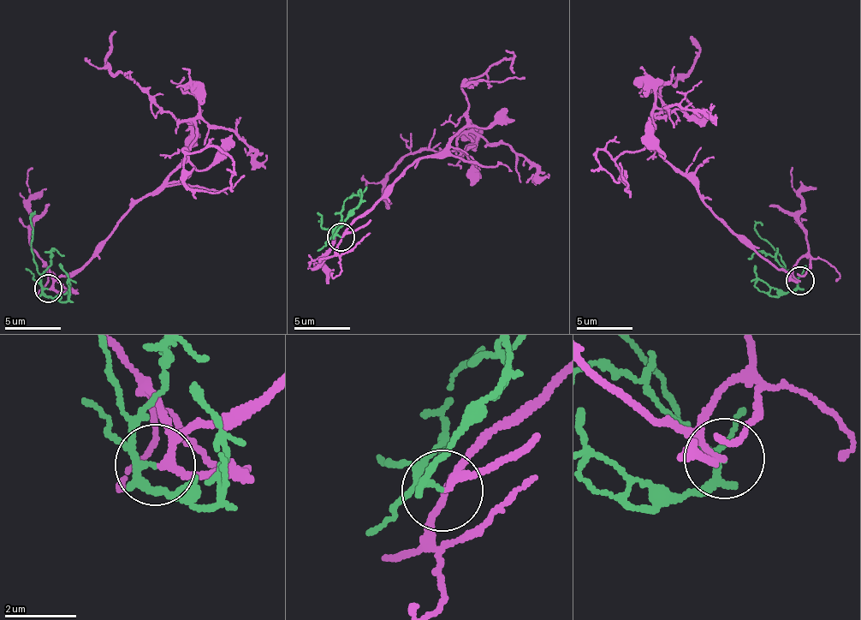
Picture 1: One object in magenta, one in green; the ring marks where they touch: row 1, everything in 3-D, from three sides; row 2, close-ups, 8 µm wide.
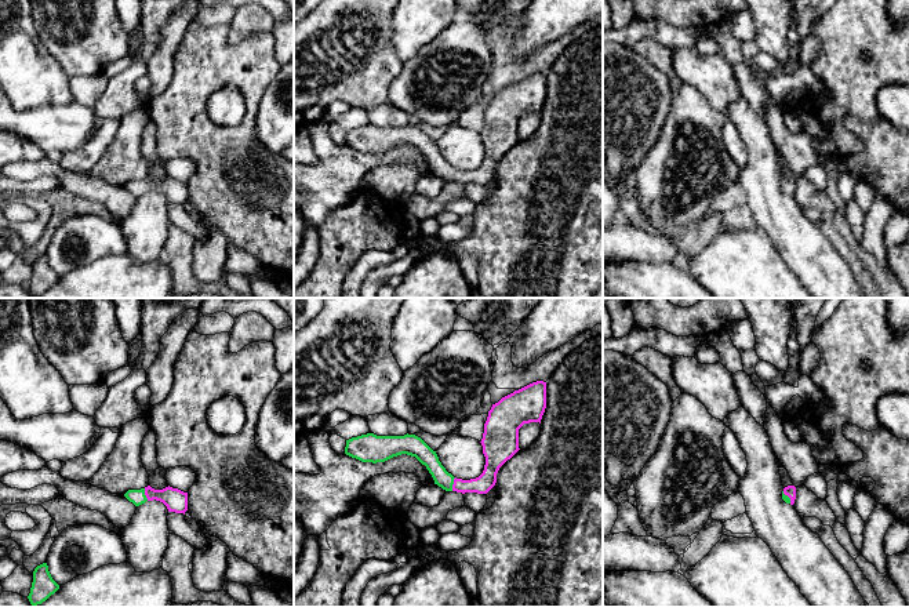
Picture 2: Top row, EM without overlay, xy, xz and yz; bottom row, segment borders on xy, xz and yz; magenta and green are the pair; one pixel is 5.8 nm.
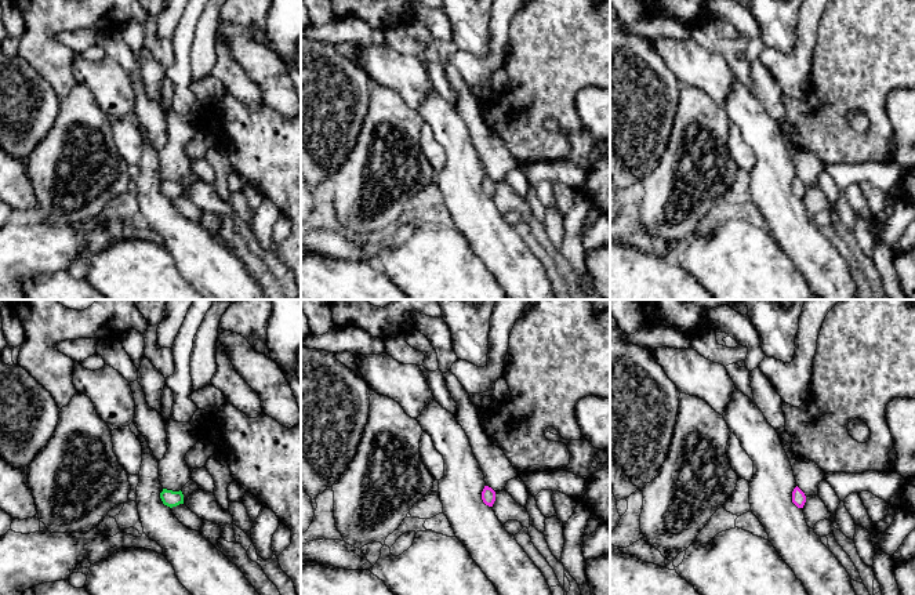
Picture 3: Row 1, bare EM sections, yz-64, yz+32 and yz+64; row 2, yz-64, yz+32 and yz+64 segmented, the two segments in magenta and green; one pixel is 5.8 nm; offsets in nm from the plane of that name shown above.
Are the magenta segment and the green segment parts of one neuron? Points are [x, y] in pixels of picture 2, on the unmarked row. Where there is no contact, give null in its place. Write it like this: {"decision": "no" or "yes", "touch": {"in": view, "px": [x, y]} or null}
{"decision": "yes", "touch": {"in": "xz", "px": [453, 175]}}

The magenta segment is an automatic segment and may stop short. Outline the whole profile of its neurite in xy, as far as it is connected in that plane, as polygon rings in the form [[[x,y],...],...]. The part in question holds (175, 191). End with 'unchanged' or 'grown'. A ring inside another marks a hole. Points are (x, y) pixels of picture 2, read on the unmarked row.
[[[150,177],[141,181],[128,181],[124,188],[135,197],[145,195],[146,192],[163,193],[168,203],[183,204],[188,201],[188,183],[178,179],[166,178],[163,181],[154,181]]] | grown

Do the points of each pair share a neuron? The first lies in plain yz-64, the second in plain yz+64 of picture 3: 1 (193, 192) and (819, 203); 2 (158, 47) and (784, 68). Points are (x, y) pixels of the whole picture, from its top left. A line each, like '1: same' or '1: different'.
1: same
2: different

